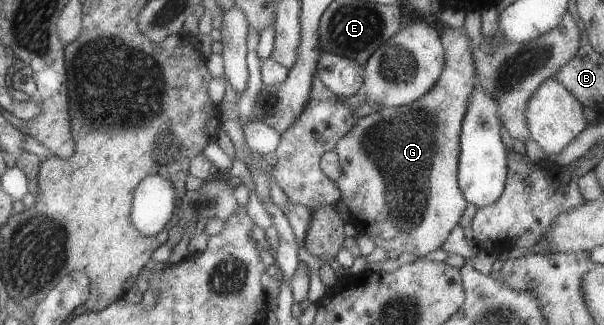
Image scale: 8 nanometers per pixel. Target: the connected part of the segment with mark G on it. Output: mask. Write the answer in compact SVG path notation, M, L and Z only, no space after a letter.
M444 26L440 40L445 66L429 92L401 108L379 108L364 118L358 118L349 132L335 142L337 168L341 172L334 183L339 188L339 201L348 208L348 223L353 225L357 233L367 235L375 247L385 252L424 257L428 252L439 249L447 240L449 232L459 223L467 206L459 190L456 173L461 122L473 92L473 60L464 27L453 29Z

